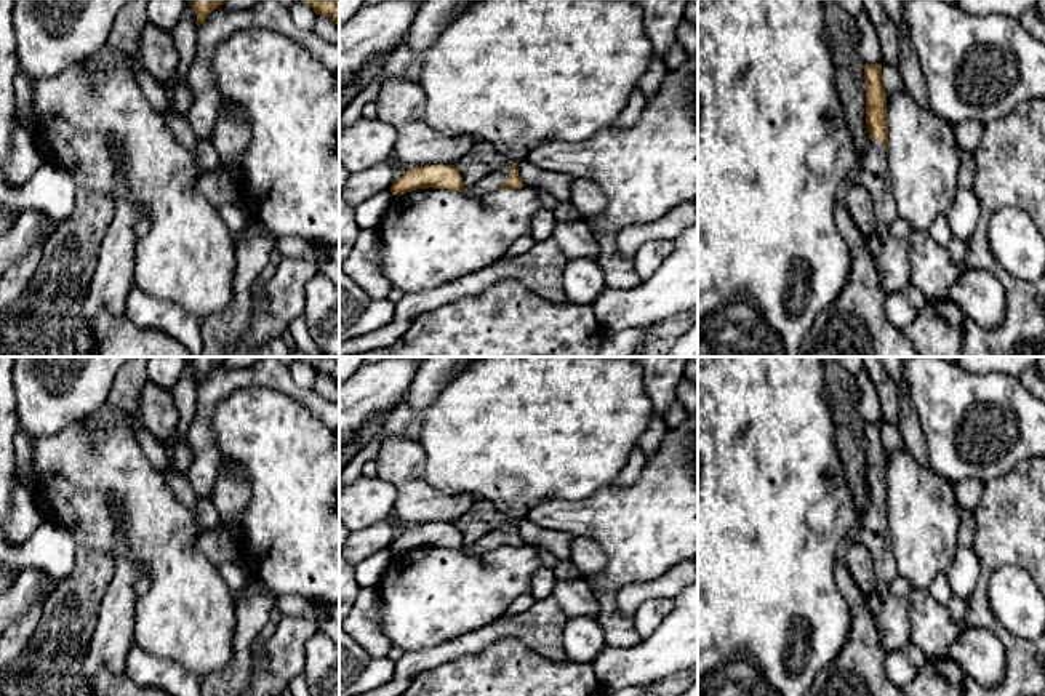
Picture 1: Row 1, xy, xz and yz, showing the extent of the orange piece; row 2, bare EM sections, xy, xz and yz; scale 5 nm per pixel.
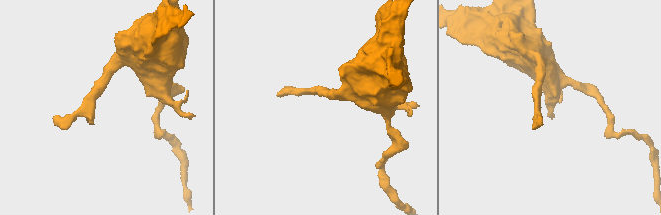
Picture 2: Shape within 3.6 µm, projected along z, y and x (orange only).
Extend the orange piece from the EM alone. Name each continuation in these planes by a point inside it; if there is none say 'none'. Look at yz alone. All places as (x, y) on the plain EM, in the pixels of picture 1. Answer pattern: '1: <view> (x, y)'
1: yz (872, 532)

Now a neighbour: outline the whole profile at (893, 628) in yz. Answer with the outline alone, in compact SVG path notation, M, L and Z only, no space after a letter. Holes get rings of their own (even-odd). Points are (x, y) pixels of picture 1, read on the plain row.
M911 595L883 597L875 616L879 642L885 654L911 642L909 624Z

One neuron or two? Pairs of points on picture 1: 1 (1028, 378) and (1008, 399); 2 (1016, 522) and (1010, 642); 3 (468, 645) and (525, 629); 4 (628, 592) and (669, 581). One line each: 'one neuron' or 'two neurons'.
1: two neurons
2: one neuron
3: one neuron
4: one neuron

